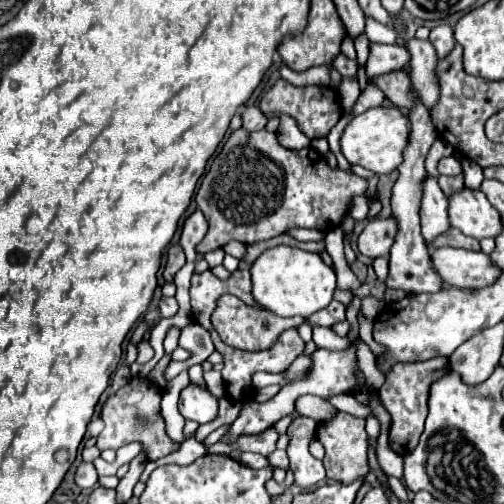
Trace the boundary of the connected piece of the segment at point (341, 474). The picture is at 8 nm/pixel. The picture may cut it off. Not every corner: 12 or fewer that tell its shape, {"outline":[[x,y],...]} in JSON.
{"outline":[[338,411],[316,423],[324,469],[338,483],[364,477],[364,419]]}

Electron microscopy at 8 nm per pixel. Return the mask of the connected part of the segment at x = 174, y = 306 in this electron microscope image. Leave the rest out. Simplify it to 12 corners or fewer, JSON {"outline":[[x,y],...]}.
{"outline":[[174,297],[160,299],[162,317],[172,317],[178,311]]}

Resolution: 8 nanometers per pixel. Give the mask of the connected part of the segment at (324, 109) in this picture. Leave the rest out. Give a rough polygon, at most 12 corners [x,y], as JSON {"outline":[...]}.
{"outline":[[278,81],[260,99],[264,113],[296,119],[310,137],[340,121],[332,87]]}

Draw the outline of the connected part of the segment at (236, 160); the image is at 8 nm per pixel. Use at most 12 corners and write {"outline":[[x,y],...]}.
{"outline":[[266,129],[232,131],[196,249],[342,225],[366,179]]}

